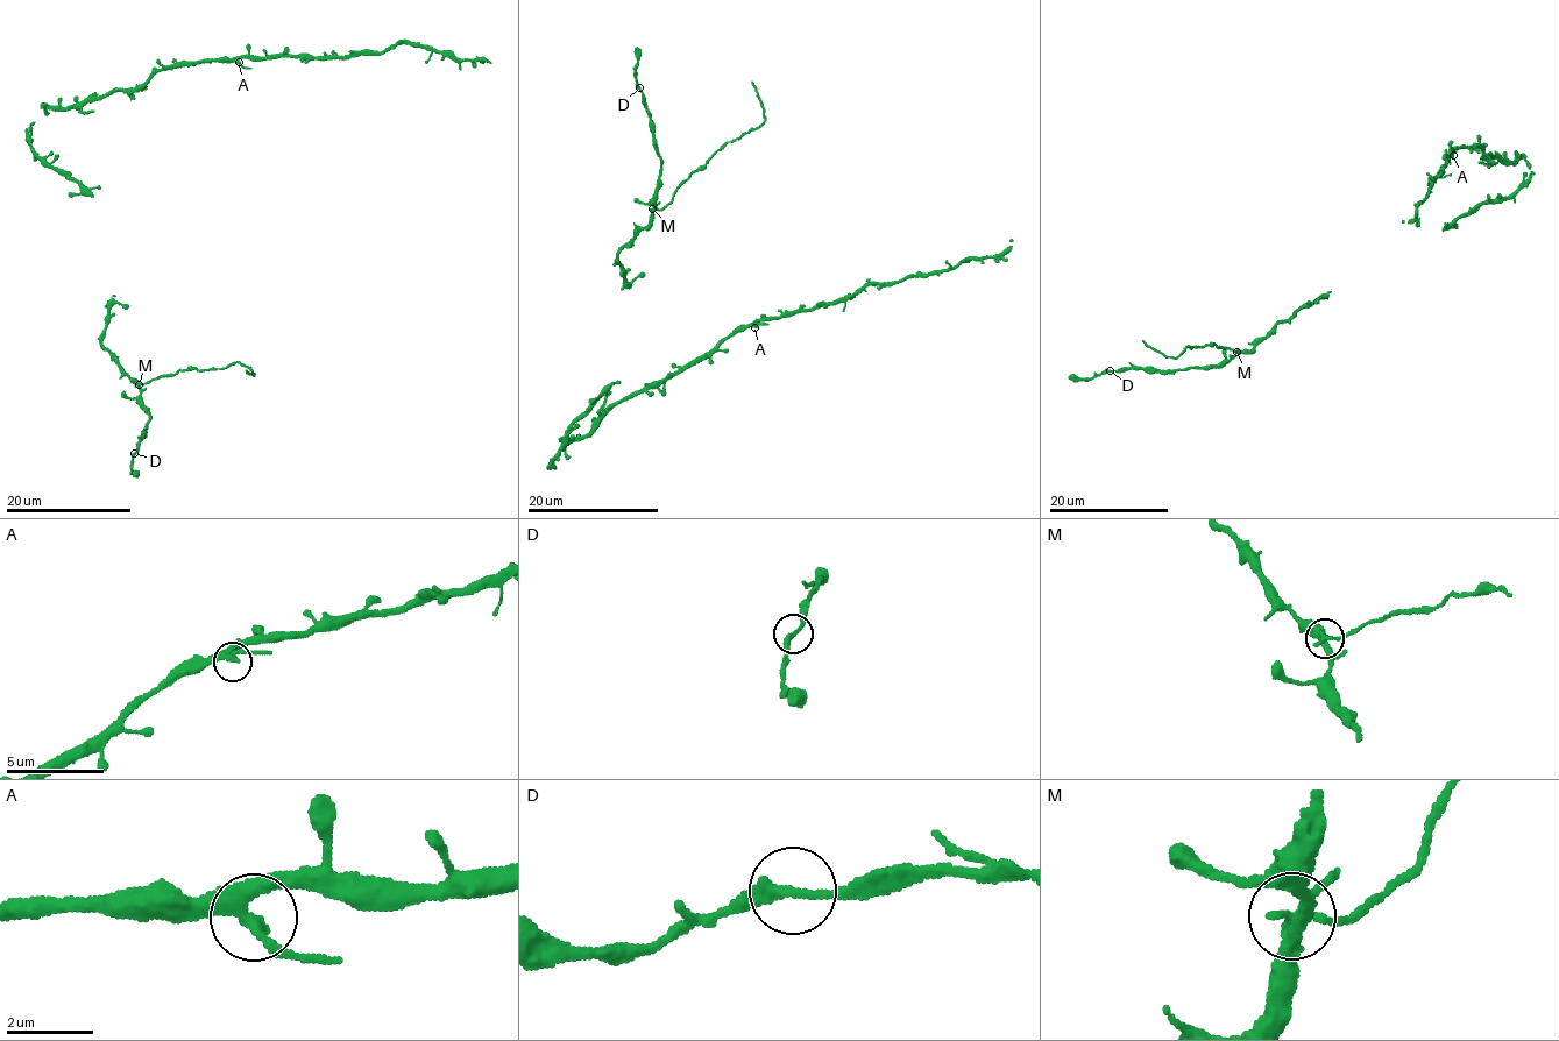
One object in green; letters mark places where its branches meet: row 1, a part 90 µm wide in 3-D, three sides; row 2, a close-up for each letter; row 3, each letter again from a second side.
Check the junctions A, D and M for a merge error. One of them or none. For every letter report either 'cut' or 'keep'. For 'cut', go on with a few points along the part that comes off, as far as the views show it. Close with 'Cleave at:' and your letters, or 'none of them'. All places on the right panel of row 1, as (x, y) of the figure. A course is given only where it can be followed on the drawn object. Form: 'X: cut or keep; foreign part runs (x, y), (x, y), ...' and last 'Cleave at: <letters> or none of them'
A: keep
D: keep
M: cut; foreign part runs (1235, 351), (1213, 344), (1188, 346), (1177, 356), (1166, 358), (1142, 341)
Cleave at: M

